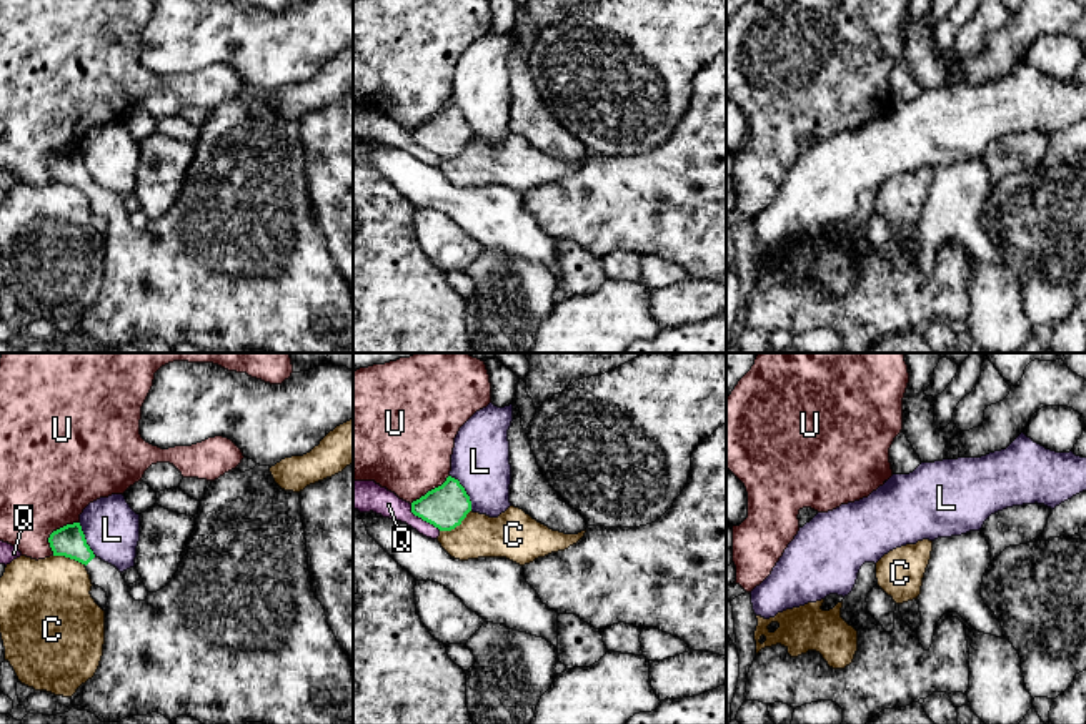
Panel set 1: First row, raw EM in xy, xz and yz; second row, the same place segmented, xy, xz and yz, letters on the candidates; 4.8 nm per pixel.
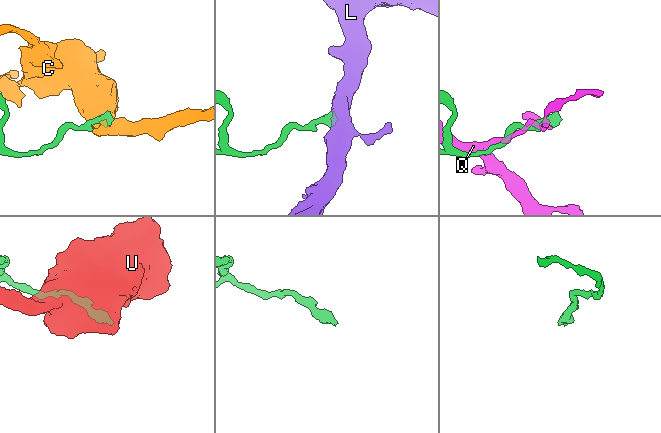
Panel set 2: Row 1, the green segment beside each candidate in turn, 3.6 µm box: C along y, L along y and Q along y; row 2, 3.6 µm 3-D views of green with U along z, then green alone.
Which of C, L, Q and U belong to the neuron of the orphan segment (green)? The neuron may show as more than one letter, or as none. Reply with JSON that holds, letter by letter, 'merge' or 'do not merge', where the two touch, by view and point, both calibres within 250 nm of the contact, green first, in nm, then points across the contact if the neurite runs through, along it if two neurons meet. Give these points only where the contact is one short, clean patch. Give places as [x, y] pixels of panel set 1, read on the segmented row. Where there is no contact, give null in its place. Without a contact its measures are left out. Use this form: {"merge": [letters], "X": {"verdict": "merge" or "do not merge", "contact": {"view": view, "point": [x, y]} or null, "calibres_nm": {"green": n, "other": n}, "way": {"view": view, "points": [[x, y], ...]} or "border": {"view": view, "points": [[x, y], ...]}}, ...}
{"merge": [], "C": {"verdict": "do not merge", "contact": {"view": "xz", "point": [457, 525]}, "calibres_nm": {"green": 200, "other": 200}}, "L": {"verdict": "do not merge", "contact": {"view": "xz", "point": [465, 491]}, "calibres_nm": {"green": 200, "other": 280}, "border": {"view": "xz", "points": [[450, 475], [463, 488], [472, 510]]}}, "Q": {"verdict": "do not merge", "contact": {"view": "xz", "point": [423, 520]}, "calibres_nm": {"green": 200, "other": 130}}, "U": {"verdict": "do not merge", "contact": {"view": "xy", "point": [54, 531]}, "calibres_nm": {"green": 150, "other": 440}}}

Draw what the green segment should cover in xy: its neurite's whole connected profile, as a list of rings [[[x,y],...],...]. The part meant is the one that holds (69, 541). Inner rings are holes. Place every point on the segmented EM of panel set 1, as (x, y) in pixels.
[[[257,464],[250,471],[232,469],[212,481],[205,498],[200,501],[192,538],[187,543],[178,571],[172,581],[157,593],[148,593],[145,601],[135,601],[122,573],[93,554],[87,544],[80,523],[67,524],[53,531],[48,538],[53,556],[65,556],[82,563],[93,586],[107,593],[108,603],[105,611],[105,644],[100,666],[92,679],[82,684],[70,697],[73,706],[82,706],[95,714],[102,722],[120,722],[132,716],[147,716],[158,712],[172,722],[180,716],[188,716],[202,724],[351,724],[353,722],[353,662],[348,659],[333,631],[330,629],[321,603],[315,598],[311,576],[308,571],[308,553],[305,529],[301,523],[300,493],[281,489],[270,466]]]

